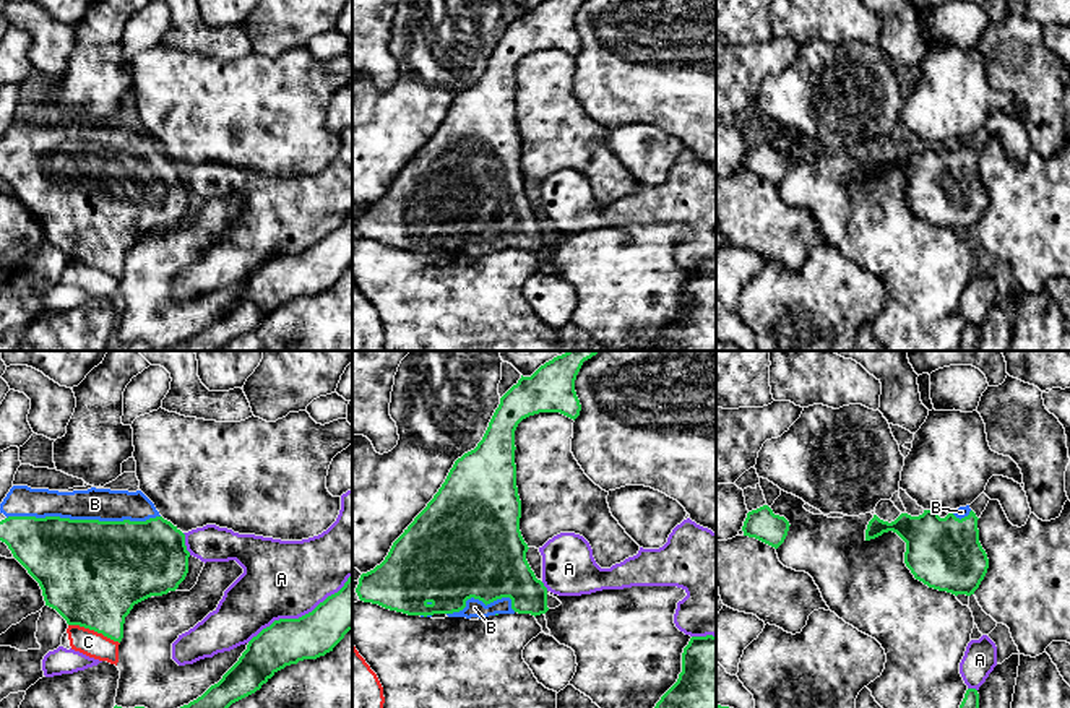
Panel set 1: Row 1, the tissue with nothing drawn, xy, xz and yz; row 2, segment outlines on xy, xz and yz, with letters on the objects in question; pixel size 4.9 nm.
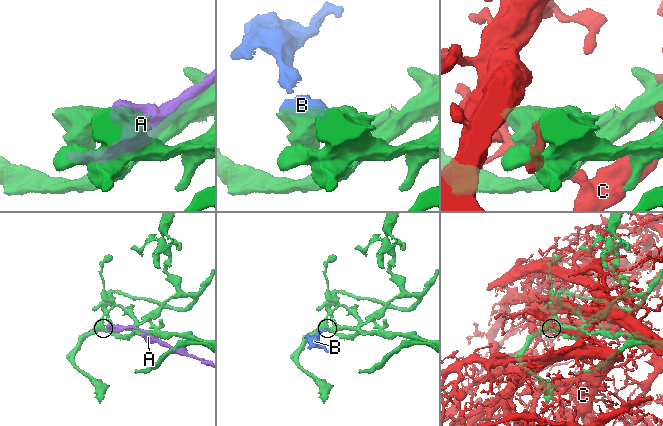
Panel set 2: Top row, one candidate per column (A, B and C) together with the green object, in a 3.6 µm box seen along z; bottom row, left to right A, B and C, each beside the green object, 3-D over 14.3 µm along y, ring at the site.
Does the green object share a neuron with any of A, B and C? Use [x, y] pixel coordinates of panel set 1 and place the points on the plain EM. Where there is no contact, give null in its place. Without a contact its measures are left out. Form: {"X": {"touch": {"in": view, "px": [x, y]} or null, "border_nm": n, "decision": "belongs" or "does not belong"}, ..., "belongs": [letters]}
{"A": {"touch": {"in": "xy", "px": [299, 254]}, "border_nm": 600, "decision": "does not belong"}, "B": {"touch": {"in": "xy", "px": [83, 156]}, "border_nm": 750, "decision": "belongs"}, "C": {"touch": {"in": "xy", "px": [94, 267]}, "border_nm": 280, "decision": "does not belong"}, "belongs": ["B"]}

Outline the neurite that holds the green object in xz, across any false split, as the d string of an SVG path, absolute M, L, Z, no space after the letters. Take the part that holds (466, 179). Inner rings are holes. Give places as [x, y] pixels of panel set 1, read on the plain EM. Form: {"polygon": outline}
{"polygon": "M544 0L531 13L523 13L502 34L489 63L477 83L458 94L445 119L414 154L404 169L393 179L385 196L373 206L362 209L356 229L360 237L408 252L432 253L489 253L495 250L541 252L549 247L547 224L531 206L520 167L521 136L516 123L515 67L518 60L539 49L560 49L576 55L581 47L575 28L575 16L583 0Z"}

